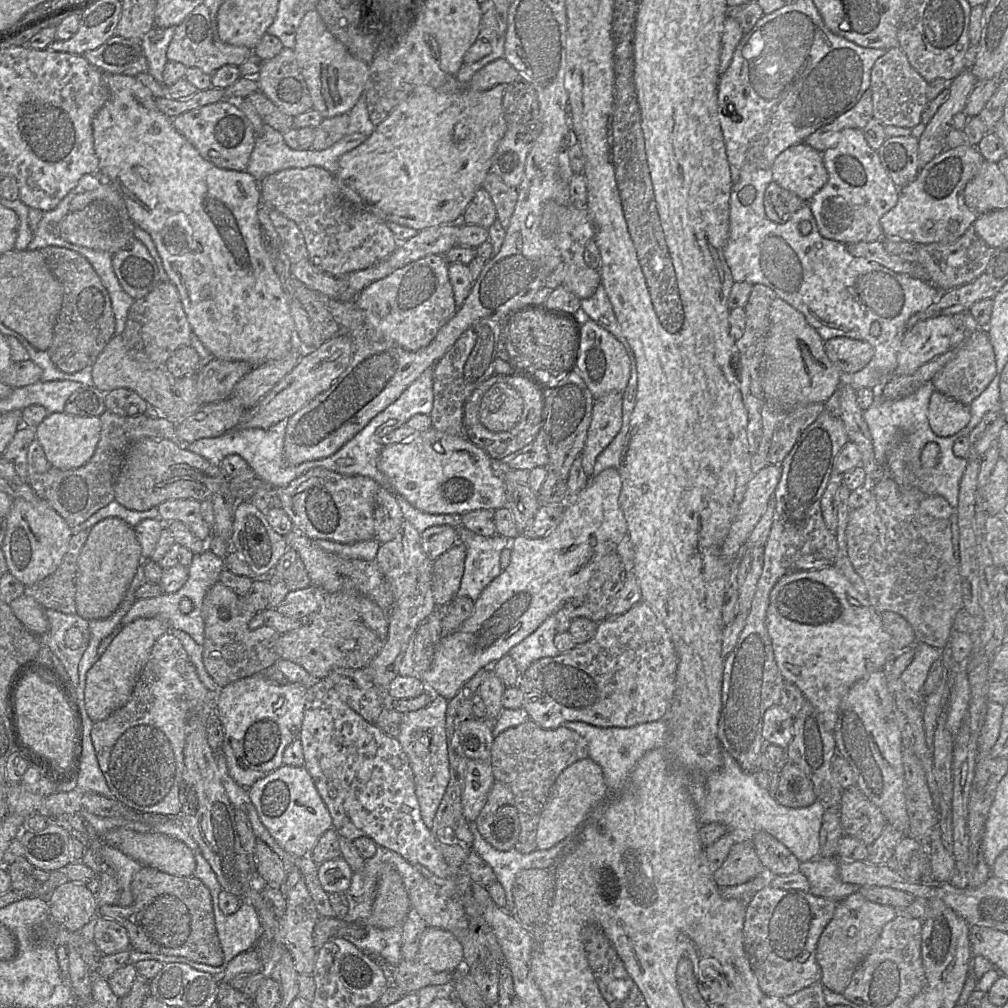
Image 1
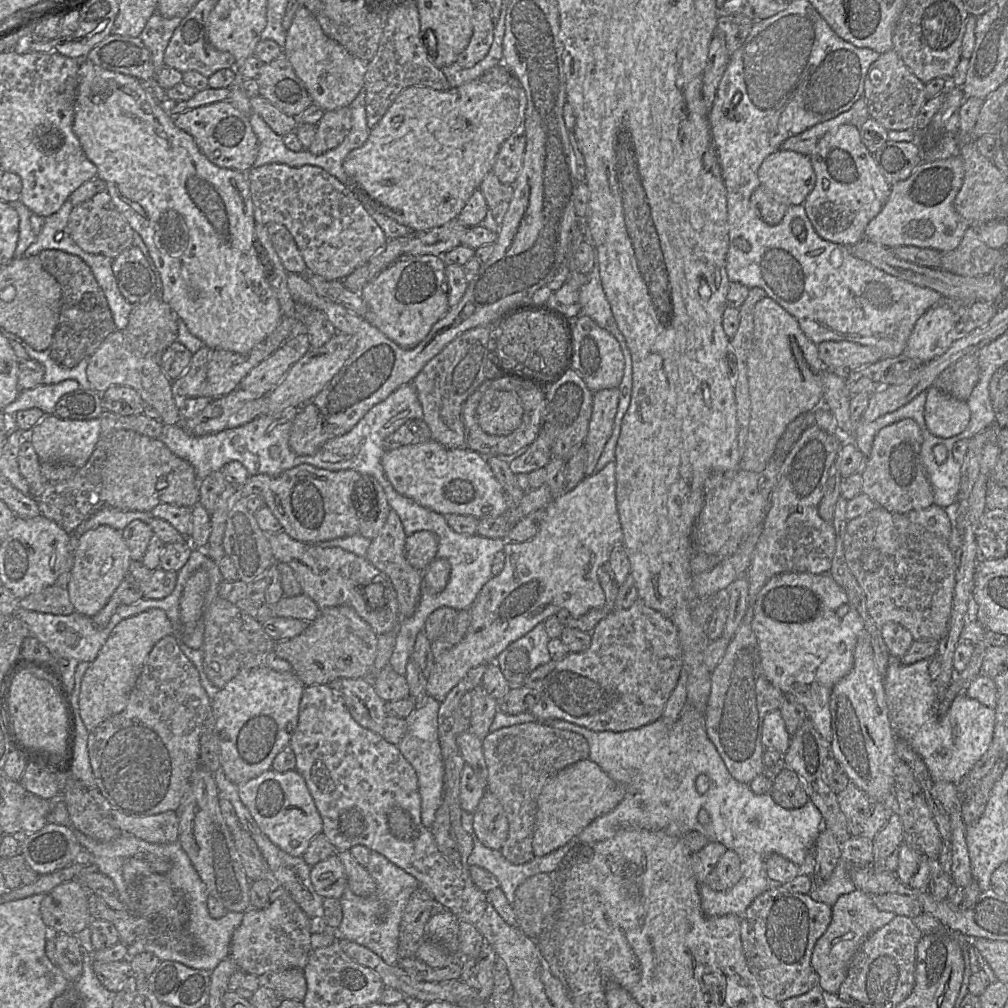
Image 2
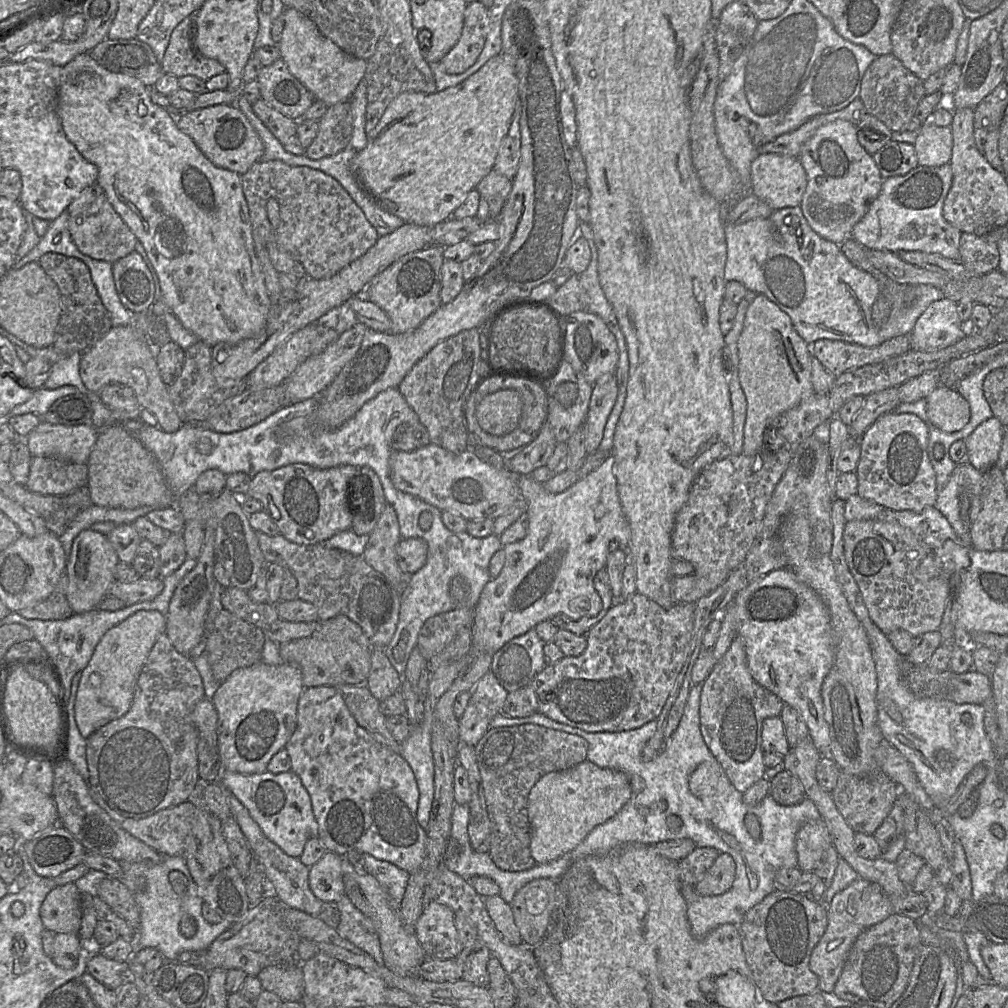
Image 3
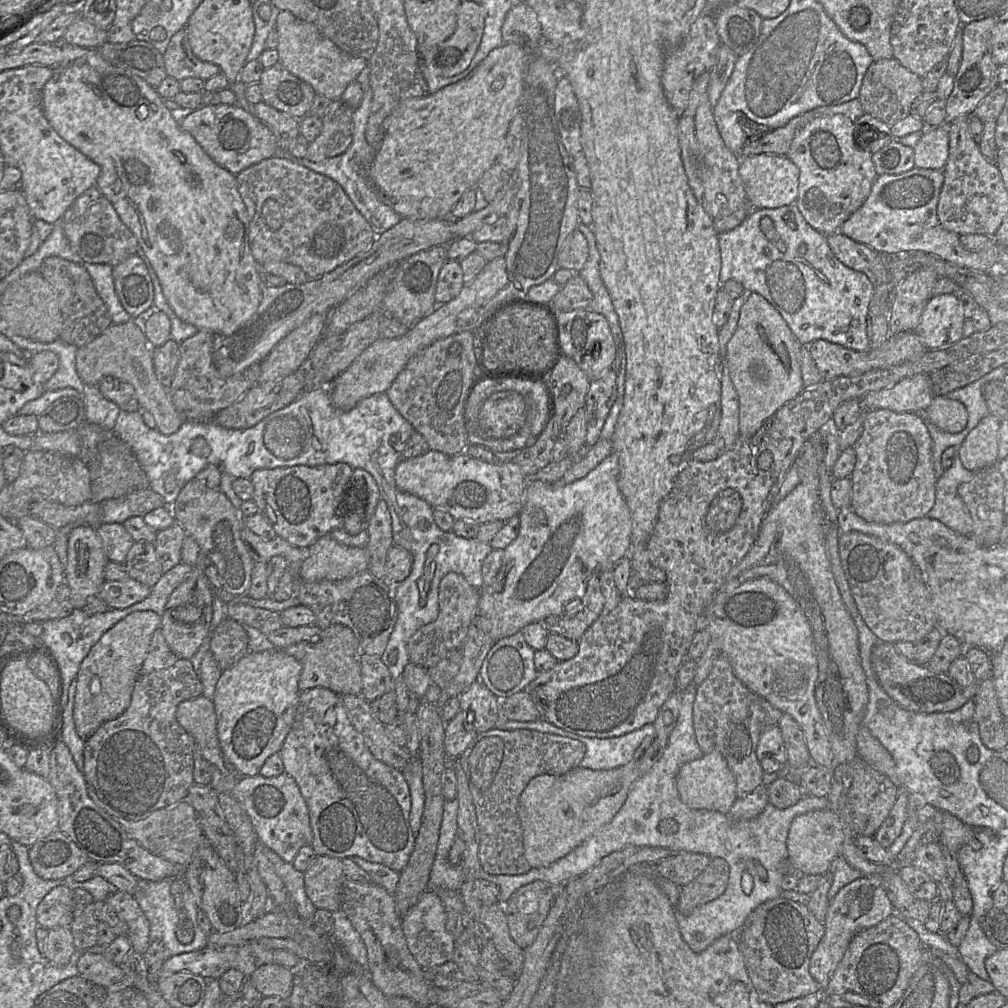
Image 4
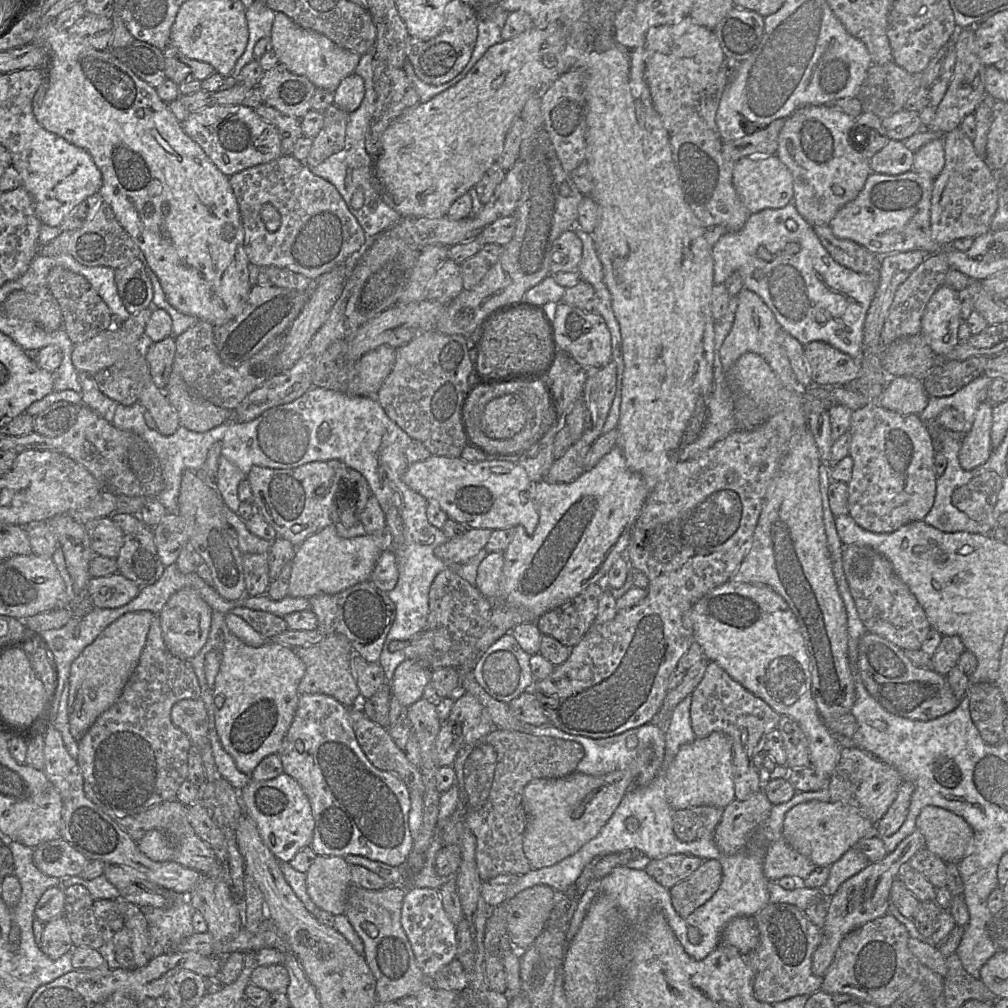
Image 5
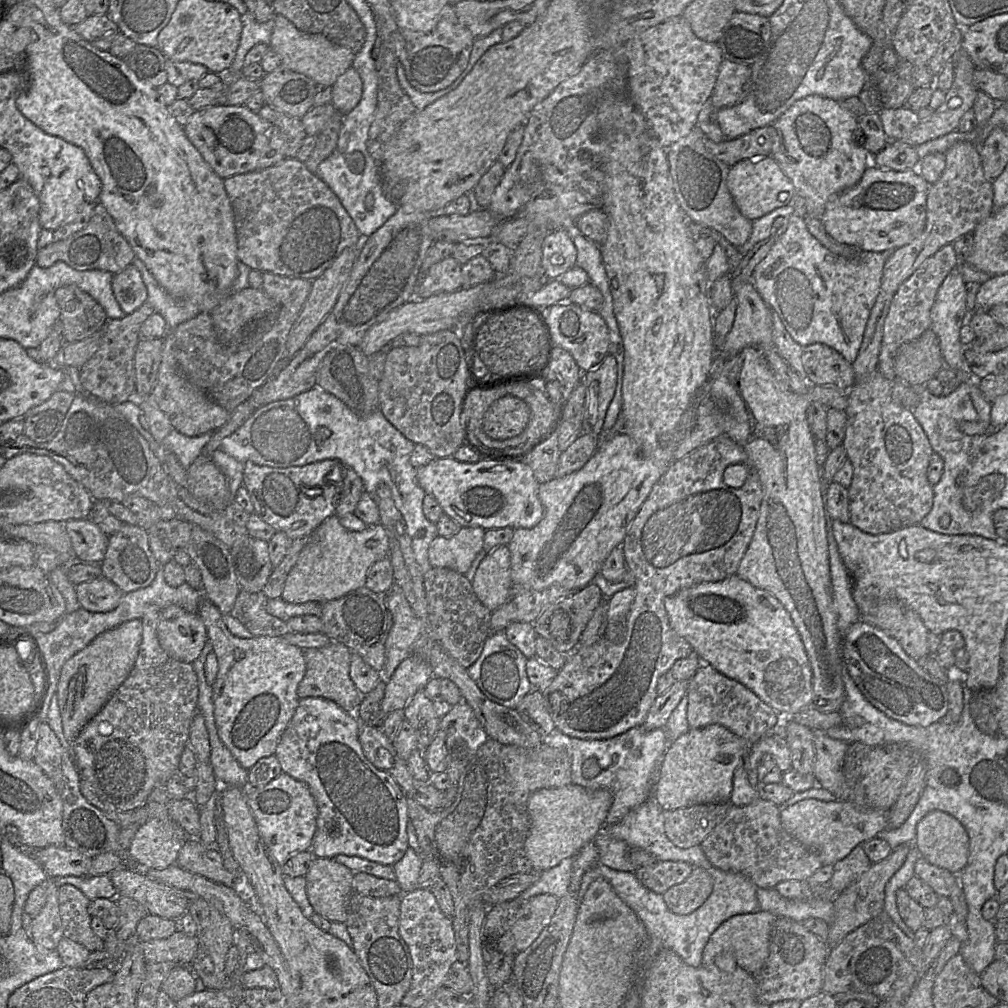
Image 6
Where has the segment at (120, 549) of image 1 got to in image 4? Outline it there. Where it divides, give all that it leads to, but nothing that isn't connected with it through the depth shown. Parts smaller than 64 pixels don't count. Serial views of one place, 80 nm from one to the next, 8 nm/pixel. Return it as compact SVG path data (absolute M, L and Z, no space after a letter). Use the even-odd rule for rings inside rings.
M77 525L69 534L65 582L70 589L70 598L74 609L82 609L89 597L96 596L106 581L104 569L109 559L106 555L101 537L96 527Z

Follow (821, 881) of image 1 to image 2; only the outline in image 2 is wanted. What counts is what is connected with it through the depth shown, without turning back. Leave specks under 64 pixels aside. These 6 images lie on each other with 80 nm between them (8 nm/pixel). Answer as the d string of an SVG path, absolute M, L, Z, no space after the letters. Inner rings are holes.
M840 859L828 880L823 883L816 883L813 878L813 888L808 893L811 898L815 901L833 906L840 896L857 889L850 879L849 865L851 864Z

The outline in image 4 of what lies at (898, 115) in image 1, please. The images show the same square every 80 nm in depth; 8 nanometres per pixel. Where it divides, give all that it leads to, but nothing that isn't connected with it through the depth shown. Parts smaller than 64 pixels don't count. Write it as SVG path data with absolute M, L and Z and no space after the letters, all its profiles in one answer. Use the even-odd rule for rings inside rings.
M895 58L874 61L866 71L859 93L865 113L878 118L889 127L910 115L910 107L923 91L922 78L902 66Z

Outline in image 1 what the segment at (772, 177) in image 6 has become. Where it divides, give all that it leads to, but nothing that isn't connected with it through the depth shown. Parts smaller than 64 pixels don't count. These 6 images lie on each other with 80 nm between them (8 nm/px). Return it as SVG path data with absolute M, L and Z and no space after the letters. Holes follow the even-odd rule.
M805 142L792 145L775 159L772 176L773 182L809 201L828 180L823 152Z

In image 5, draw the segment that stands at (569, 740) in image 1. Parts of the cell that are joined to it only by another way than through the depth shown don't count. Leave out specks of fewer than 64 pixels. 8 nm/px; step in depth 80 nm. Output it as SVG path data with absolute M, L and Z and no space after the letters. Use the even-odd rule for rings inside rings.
M494 728L473 744L463 747L453 763L459 797L455 811L440 828L443 846L459 845L463 829L468 827L476 838L476 865L482 882L504 874L527 874L532 870L532 866L523 850L527 822L523 807L524 788L534 779L556 779L574 773L583 756L584 748L574 741L498 728Z

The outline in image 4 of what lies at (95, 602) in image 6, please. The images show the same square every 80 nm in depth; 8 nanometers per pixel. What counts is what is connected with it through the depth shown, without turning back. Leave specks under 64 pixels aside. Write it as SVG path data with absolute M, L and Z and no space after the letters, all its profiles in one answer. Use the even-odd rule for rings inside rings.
M128 578L105 581L97 596L105 601L110 609L123 609L144 600L150 591L151 587Z

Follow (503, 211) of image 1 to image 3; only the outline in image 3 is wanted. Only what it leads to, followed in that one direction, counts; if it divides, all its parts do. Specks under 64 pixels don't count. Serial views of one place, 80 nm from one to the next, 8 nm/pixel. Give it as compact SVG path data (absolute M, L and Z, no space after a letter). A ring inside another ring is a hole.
M494 169L477 184L480 197L484 198L489 206L490 220L498 220L511 188L512 179Z

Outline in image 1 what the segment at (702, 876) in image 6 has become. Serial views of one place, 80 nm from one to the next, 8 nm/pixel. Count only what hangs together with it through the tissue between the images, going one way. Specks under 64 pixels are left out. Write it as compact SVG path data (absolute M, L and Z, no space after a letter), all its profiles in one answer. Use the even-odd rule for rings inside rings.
M752 841L735 843L723 864L713 873L718 887L735 886L746 883L761 875L764 867Z

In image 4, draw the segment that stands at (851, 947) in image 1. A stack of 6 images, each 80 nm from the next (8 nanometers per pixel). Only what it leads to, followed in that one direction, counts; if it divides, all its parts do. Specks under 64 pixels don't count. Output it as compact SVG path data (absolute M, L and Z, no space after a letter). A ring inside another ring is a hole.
M880 875L857 878L843 886L829 901L825 933L810 958L809 973L820 985L821 993L827 988L830 978L842 960L852 938L860 931L870 928L894 913Z

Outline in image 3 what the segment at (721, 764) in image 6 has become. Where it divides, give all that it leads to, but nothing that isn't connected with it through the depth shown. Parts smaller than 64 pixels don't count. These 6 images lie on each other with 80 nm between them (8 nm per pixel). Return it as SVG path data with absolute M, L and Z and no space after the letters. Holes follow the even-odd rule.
M715 759L699 764L691 773L688 785L695 797L703 798L728 788L730 782L720 763Z

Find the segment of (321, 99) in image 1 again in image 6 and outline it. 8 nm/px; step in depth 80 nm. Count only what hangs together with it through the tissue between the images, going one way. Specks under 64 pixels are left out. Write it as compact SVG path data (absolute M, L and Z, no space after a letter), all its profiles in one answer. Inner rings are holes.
M281 14L274 16L270 48L280 56L282 66L303 74L316 83L328 86L333 86L337 78L352 67L355 56L350 49L334 44L322 34L311 34L299 30Z

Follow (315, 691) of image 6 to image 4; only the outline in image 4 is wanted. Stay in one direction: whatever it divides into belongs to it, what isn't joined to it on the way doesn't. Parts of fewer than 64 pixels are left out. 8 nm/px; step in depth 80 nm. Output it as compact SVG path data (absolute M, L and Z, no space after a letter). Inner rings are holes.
M333 624L323 629L317 641L300 642L283 649L302 664L299 691L314 687L330 689L338 695L357 695L362 690L359 641L344 625Z

